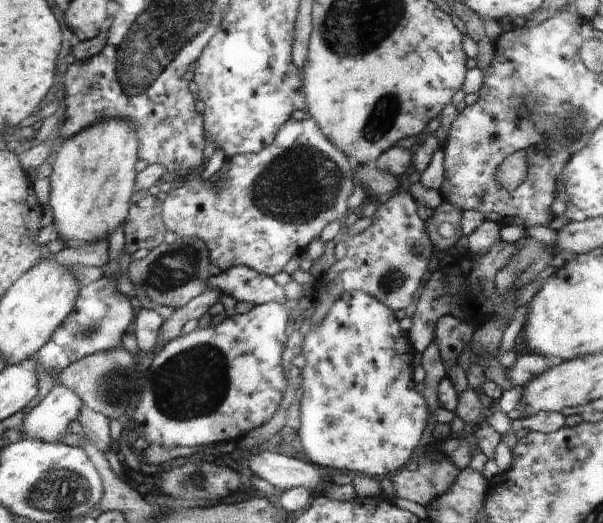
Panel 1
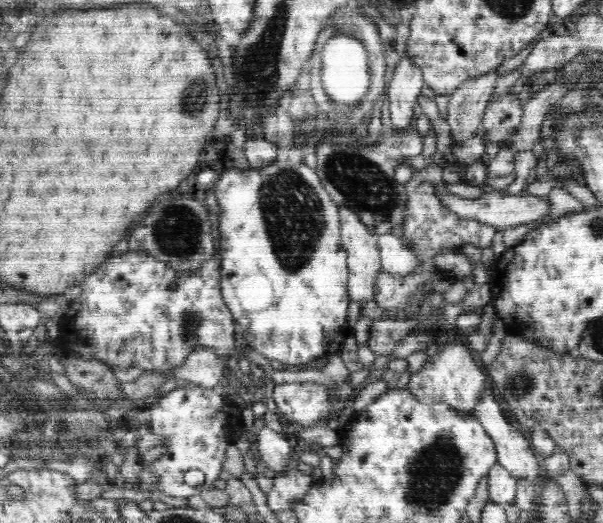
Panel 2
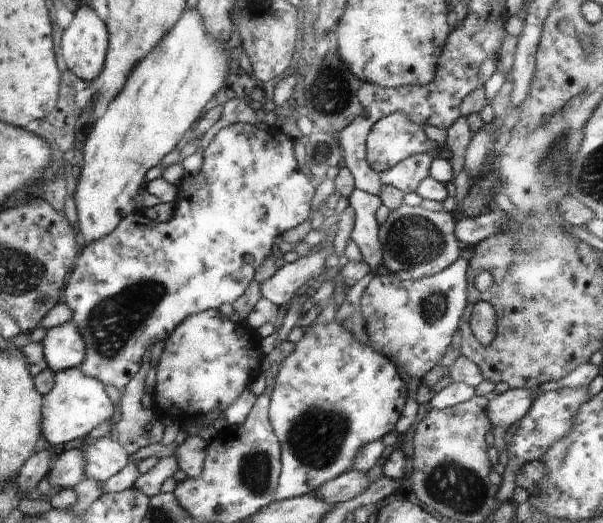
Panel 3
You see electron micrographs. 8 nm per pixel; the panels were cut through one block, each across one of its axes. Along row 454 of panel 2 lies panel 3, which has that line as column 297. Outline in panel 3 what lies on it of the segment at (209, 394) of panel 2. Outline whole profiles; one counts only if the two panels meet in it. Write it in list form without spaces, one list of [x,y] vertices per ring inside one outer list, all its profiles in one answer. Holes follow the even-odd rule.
[[[231,124],[218,131],[218,134],[210,141],[203,153],[203,163],[200,172],[195,177],[185,177],[177,186],[176,206],[174,214],[165,223],[154,223],[154,226],[146,230],[146,224],[132,224],[130,226],[130,215],[126,215],[121,220],[120,226],[106,235],[104,239],[97,240],[87,247],[84,247],[77,258],[77,267],[70,275],[69,282],[65,288],[64,302],[72,311],[72,321],[82,333],[86,344],[85,360],[80,366],[80,370],[89,377],[97,378],[102,384],[108,384],[118,388],[122,392],[123,388],[130,382],[134,372],[138,372],[140,362],[146,354],[146,348],[150,342],[167,340],[170,334],[185,318],[204,311],[219,310],[222,304],[232,304],[238,297],[241,297],[246,287],[254,283],[254,274],[260,264],[264,262],[272,253],[272,244],[275,238],[283,234],[284,231],[296,228],[306,219],[310,218],[311,206],[315,196],[314,183],[302,173],[298,167],[298,161],[294,154],[295,142],[288,137],[278,126],[259,129],[251,124]]]

